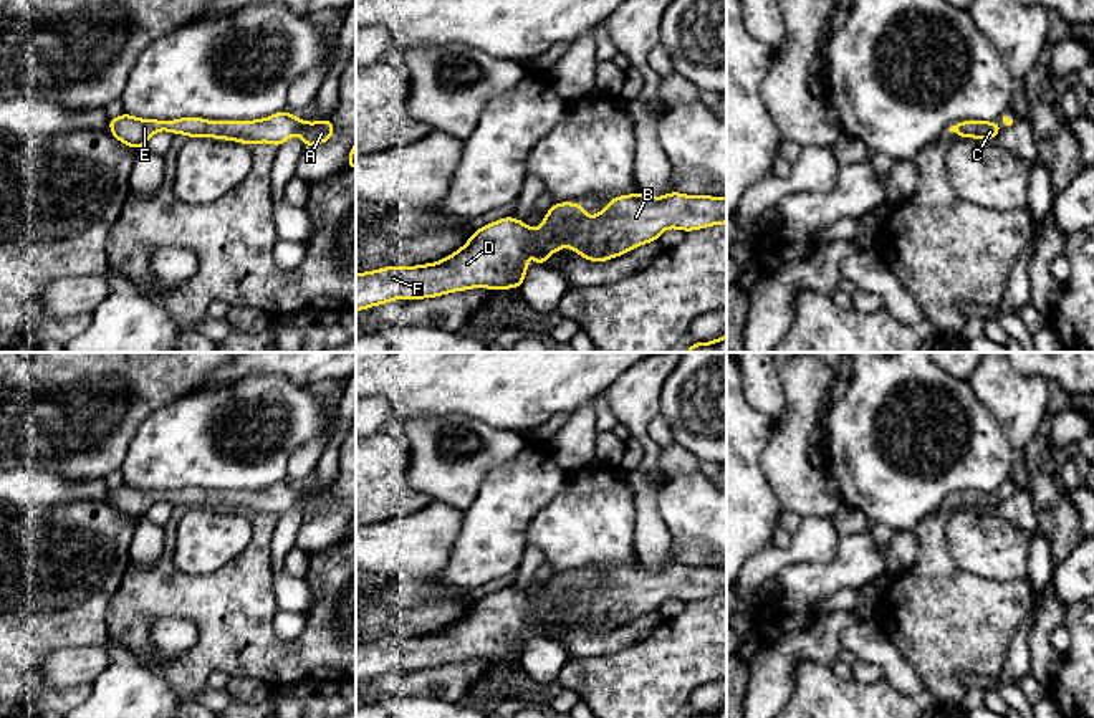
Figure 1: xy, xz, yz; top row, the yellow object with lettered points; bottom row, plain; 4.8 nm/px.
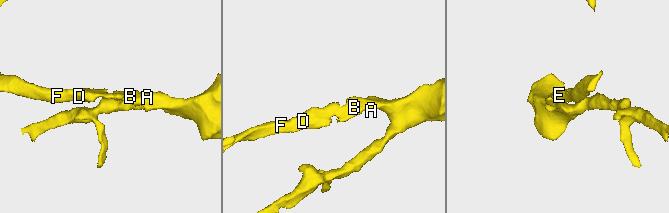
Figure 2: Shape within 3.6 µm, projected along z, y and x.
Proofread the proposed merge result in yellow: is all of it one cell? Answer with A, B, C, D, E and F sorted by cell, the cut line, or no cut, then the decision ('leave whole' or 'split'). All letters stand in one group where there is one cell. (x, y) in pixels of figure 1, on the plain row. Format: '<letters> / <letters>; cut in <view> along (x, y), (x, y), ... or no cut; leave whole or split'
A B C D E F; no cut; leave whole

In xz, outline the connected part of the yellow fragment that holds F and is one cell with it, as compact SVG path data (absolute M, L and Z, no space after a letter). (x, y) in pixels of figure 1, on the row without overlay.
M641 561L632 566L611 569L597 586L588 587L579 572L554 574L545 586L538 601L513 587L488 594L470 607L470 610L450 627L419 637L386 637L376 642L356 645L356 682L386 675L392 670L422 670L442 667L470 658L490 658L493 662L521 657L528 625L526 614L535 614L535 634L545 637L549 625L571 617L589 632L606 632L631 622L632 619L657 612L665 599L692 602L712 596L727 594L727 567L684 566L670 562L659 569L649 569Z

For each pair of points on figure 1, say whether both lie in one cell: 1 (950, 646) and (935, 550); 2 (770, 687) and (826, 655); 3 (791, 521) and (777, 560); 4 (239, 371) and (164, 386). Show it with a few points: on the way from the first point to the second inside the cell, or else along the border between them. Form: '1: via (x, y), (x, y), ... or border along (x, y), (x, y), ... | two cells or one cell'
1: via (945, 622), (935, 612), (935, 573) | one cell
2: via (778, 672), (798, 652), (811, 652) | one cell
3: border along (803, 518), (791, 535) | two cells
4: border along (219, 369), (207, 374), (192, 389) | two cells

